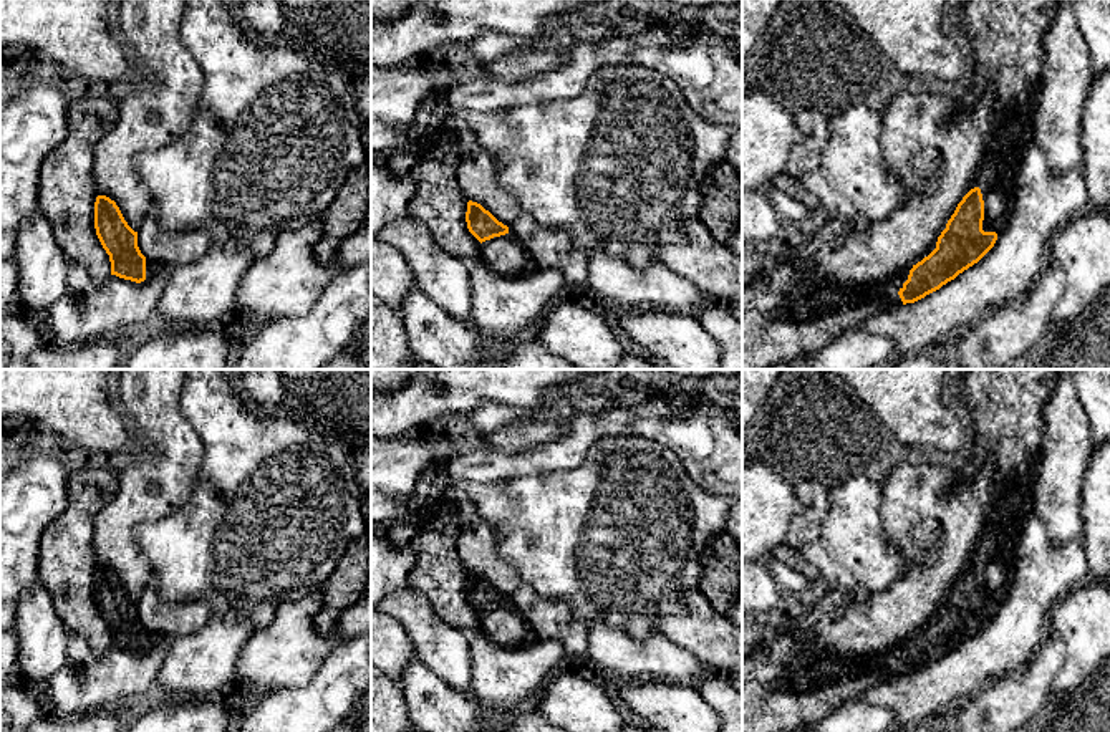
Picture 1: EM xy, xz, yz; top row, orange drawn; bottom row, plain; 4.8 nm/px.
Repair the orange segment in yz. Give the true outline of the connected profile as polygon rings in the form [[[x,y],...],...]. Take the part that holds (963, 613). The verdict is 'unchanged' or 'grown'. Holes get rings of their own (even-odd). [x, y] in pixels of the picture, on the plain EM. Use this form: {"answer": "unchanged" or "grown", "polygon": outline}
{"answer": "unchanged", "polygon": [[[979,558],[971,560],[958,575],[936,613],[936,619],[913,636],[898,666],[915,674],[939,661],[959,644],[977,634],[996,614],[996,603],[982,601],[984,571]]]}

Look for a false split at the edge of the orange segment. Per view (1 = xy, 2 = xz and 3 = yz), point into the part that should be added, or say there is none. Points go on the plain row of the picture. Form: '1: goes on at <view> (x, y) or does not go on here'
1: does not go on here
2: does not go on here
3: does not go on here

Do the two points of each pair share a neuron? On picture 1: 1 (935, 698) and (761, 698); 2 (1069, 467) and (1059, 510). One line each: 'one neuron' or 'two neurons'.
1: two neurons
2: one neuron

